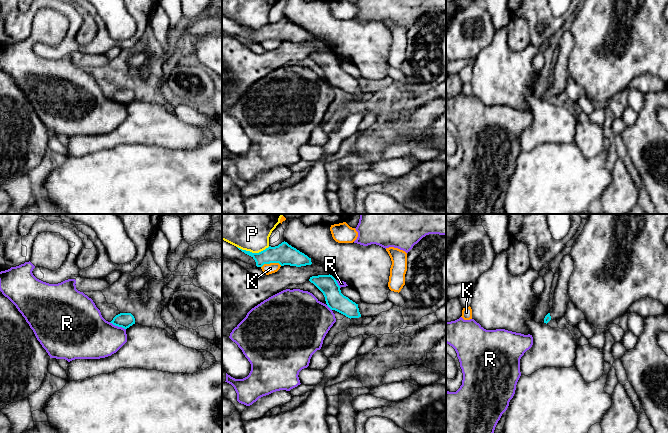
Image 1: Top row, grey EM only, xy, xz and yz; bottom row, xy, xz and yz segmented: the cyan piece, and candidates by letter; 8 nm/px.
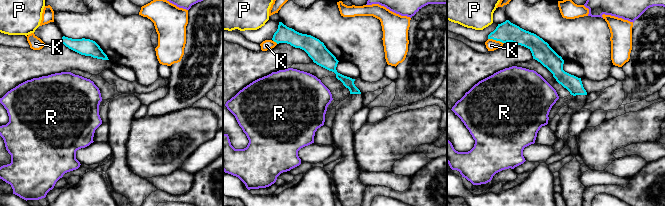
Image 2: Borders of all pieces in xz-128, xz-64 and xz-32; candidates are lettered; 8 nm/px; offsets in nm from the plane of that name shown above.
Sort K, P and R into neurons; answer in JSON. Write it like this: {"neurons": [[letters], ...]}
{"neurons": [["K"], ["P"], ["R"]]}

